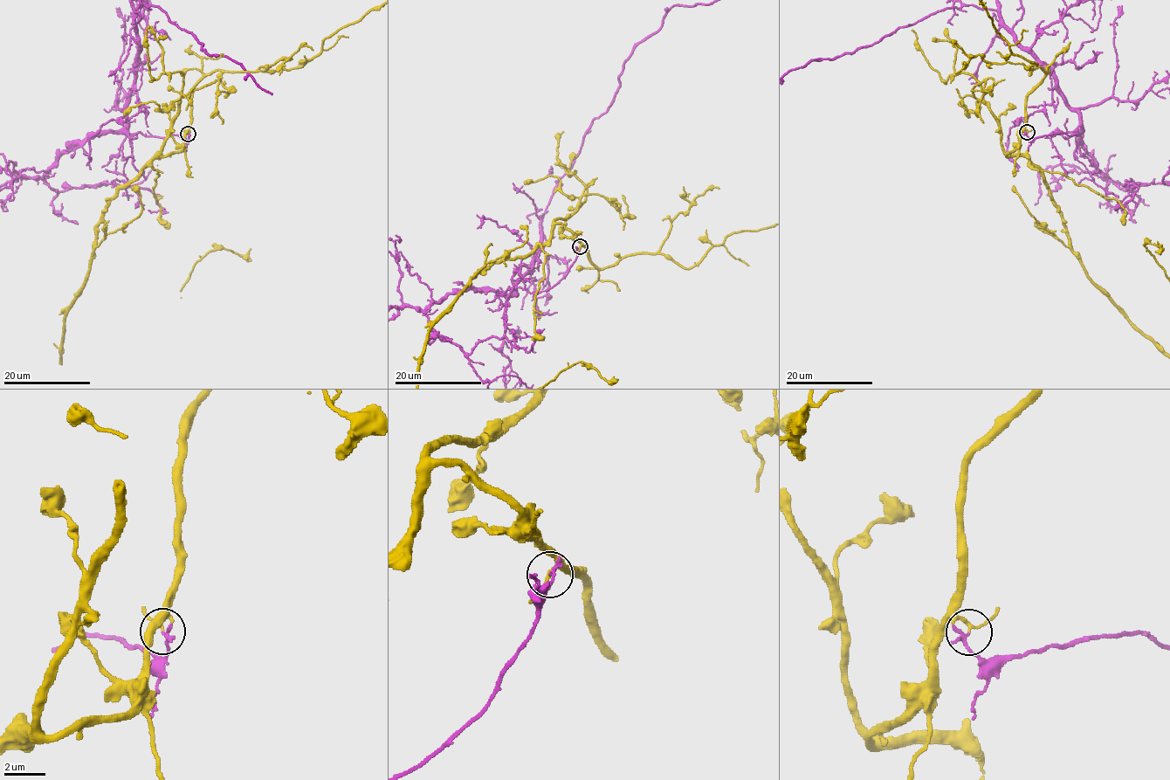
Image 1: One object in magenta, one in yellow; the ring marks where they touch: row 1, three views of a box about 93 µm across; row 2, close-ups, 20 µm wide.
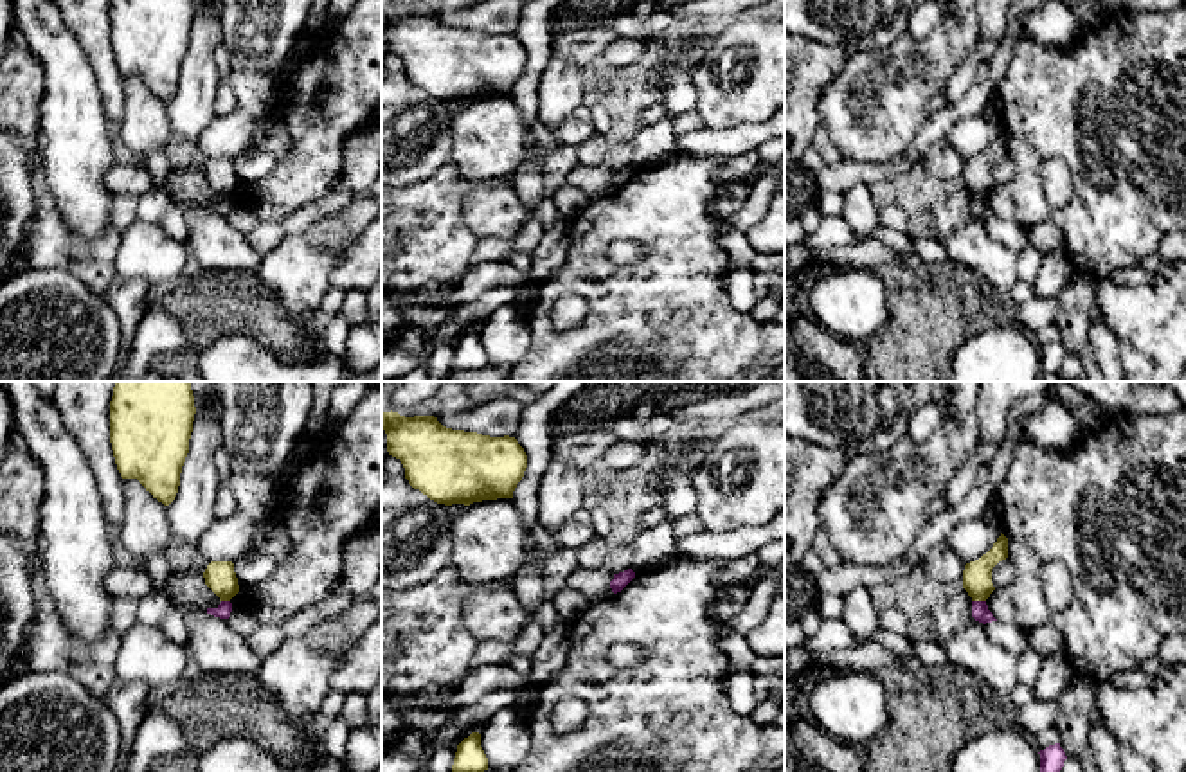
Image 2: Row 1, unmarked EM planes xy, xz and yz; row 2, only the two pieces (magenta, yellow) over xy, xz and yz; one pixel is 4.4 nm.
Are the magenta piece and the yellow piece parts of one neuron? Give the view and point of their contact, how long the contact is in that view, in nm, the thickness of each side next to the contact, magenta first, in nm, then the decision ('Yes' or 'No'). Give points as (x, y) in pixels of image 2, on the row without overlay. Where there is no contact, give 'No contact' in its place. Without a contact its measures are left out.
Touches magenta at yz (979, 198). Shared border 60 nm. Thickness 80 nm (magenta) against 130 nm. No

